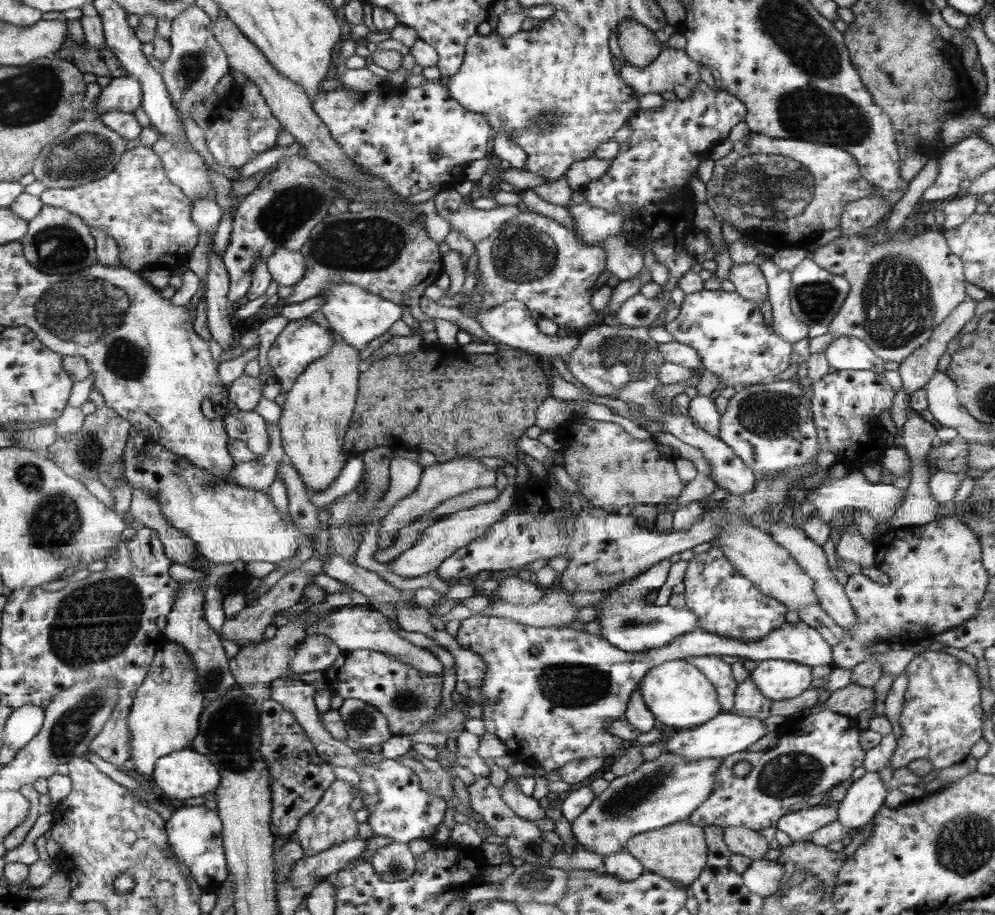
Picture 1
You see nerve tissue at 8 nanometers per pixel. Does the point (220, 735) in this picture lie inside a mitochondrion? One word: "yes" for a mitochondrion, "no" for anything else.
yes

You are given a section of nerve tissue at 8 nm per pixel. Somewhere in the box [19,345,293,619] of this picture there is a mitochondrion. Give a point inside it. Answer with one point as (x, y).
(88, 452)

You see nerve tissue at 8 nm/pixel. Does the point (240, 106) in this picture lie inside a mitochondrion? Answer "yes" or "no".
no

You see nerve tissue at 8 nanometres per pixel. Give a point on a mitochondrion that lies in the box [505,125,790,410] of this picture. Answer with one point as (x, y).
(625, 359)

